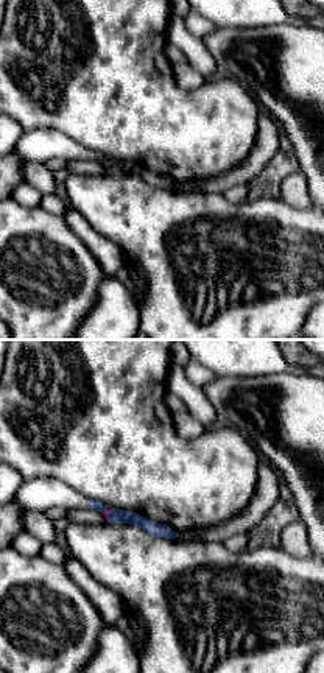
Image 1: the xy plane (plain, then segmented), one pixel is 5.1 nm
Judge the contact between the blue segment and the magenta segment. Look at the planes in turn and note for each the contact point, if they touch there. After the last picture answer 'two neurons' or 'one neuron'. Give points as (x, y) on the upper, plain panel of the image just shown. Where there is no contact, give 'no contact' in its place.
contact (109, 165)

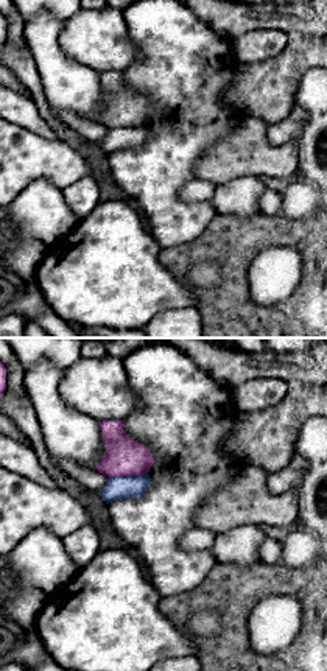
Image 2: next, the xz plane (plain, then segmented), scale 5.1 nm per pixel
contact (128, 128)

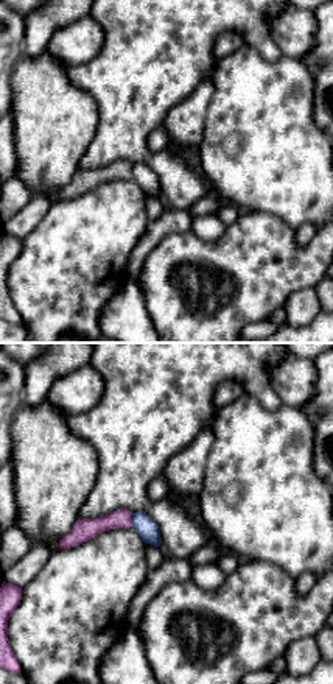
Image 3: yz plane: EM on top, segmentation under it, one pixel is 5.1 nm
contact (133, 170)

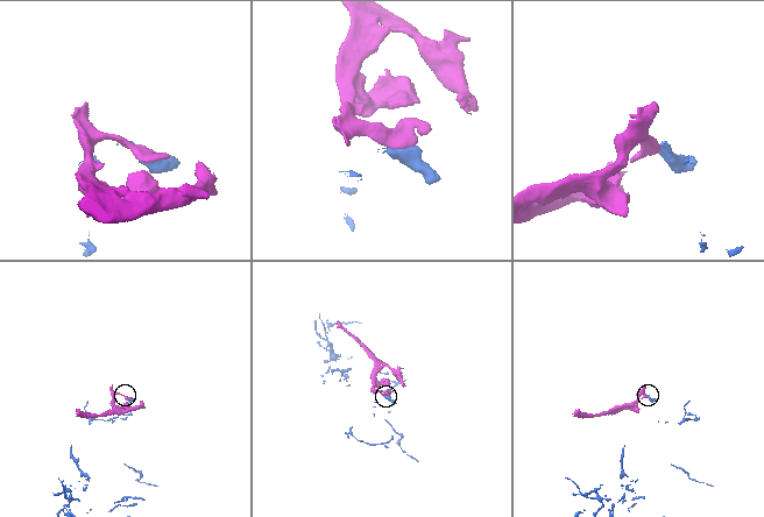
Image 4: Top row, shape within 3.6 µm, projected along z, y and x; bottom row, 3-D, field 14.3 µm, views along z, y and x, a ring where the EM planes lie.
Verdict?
two neurons

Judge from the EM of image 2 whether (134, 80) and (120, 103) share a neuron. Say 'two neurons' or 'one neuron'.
two neurons

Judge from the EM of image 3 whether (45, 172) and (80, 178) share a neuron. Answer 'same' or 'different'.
different

